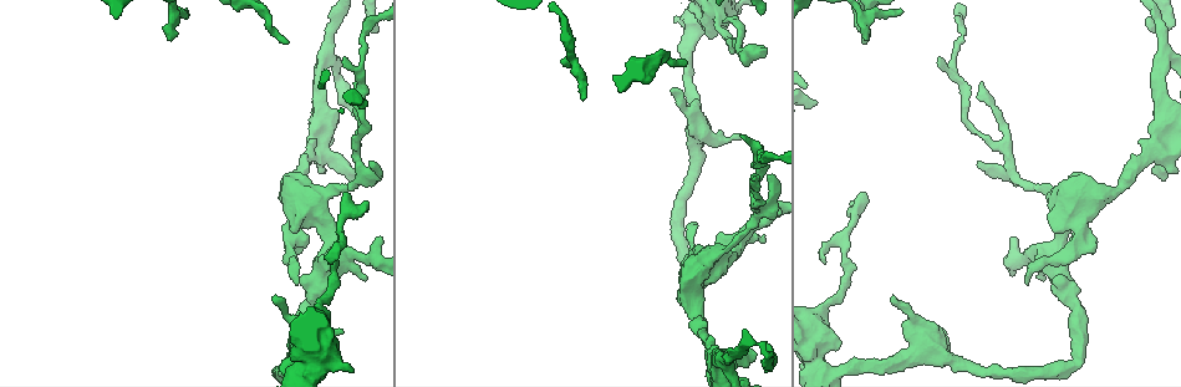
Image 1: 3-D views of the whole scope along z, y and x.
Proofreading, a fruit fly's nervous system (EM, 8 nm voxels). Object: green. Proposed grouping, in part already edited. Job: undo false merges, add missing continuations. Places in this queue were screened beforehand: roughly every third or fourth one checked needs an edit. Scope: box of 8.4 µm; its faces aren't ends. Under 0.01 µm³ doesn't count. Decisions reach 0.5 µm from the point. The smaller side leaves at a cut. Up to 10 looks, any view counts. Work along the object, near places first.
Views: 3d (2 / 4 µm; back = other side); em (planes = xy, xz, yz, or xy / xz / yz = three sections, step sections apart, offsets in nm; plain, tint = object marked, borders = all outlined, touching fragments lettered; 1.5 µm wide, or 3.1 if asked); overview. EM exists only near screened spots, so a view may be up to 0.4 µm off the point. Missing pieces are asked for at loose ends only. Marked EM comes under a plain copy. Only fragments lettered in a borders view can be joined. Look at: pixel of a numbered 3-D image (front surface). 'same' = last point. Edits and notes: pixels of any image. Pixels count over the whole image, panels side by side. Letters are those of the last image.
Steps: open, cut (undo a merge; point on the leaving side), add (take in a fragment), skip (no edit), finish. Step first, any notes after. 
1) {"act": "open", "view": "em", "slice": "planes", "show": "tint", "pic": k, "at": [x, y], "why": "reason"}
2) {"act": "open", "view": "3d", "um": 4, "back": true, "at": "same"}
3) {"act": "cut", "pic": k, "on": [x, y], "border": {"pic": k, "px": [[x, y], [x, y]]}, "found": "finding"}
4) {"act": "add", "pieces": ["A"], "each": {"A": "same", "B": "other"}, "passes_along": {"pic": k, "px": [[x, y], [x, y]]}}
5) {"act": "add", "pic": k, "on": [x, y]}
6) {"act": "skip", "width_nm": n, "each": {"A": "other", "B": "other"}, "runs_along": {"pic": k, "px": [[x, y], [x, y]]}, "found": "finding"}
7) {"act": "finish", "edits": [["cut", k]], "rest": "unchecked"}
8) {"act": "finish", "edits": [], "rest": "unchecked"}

{"act": "open", "view": "3d", "um": 4, "pic": 1, "at": [569, 65], "why": "thin end"}

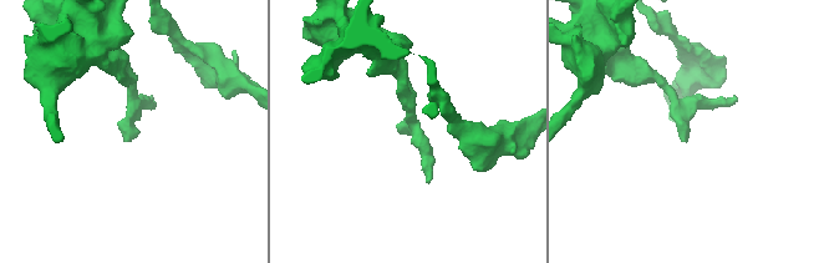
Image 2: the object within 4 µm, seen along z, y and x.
{"act": "open", "view": "em", "slice": "xy", "step": 4, "show": "borders", "pic": 2, "at": [129, 141], "why": "need the tissue"}

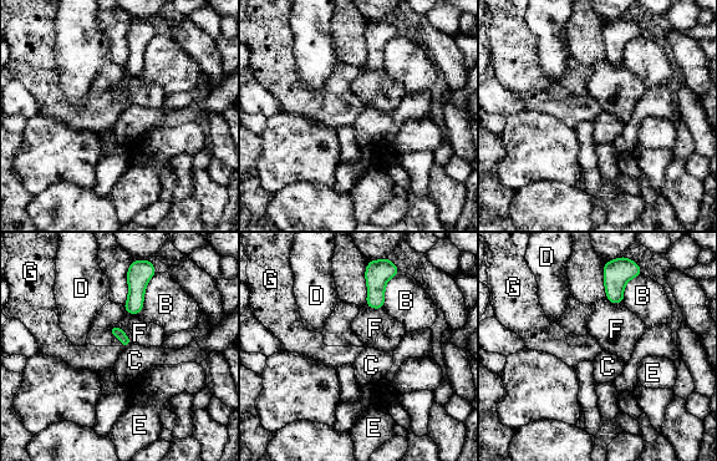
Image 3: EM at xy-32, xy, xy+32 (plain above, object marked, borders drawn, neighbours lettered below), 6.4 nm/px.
{"act": "open", "view": "em", "slice": "planes", "show": "borders", "at": "same"}

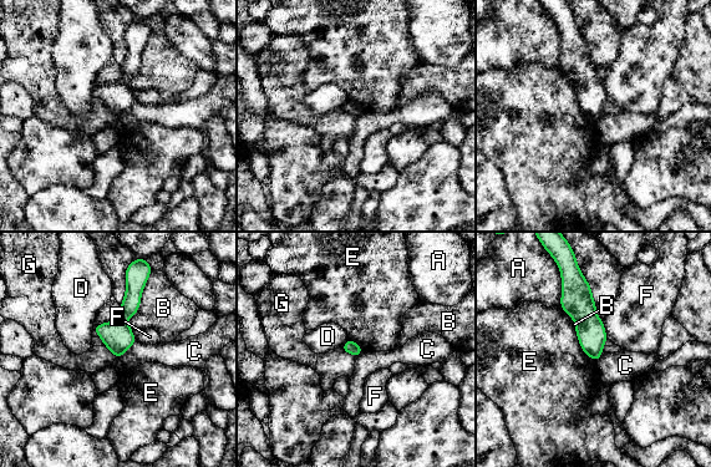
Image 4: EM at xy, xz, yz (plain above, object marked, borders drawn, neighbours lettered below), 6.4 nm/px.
{"act": "skip", "each": {"A": "other", "B": "other", "C": "other", "D": "other", "E": "other", "F": "other", "G": "other"}, "border": {"pic": 4, "px": [[574, 328], [580, 348], [595, 363]]}, "found": "no lettered fragment goes on from it"}

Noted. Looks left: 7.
{"act": "open", "view": "3d", "um": 4, "pic": 1, "at": [684, 63], "why": "free end"}

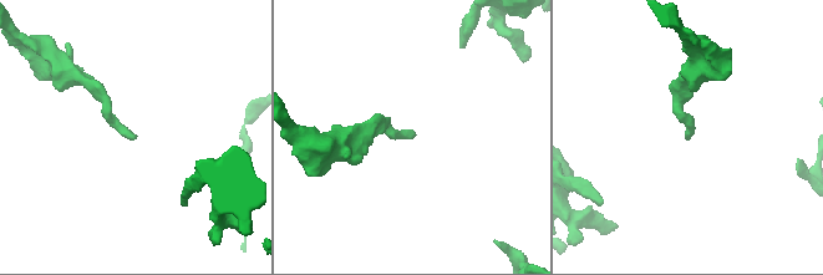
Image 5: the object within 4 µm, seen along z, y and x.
{"act": "open", "view": "em", "slice": "yz", "step": 8, "show": "borders", "pic": 5, "at": [412, 131], "why": "need the tissue"}

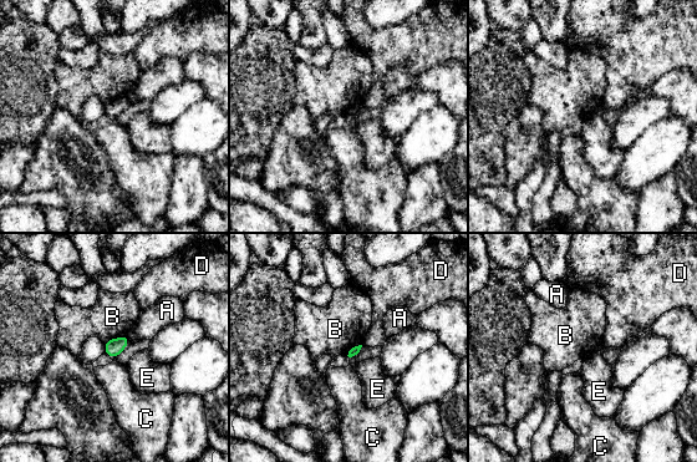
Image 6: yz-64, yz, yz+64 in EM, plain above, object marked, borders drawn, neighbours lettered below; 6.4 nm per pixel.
{"act": "open", "view": "em", "slice": "planes", "show": "borders", "at": "same"}

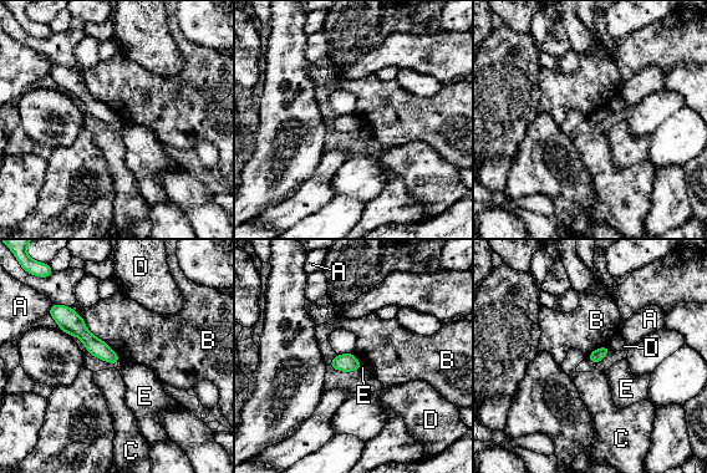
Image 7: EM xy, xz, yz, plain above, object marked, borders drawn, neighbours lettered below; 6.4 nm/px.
{"act": "skip", "each": {"A": "other", "B": "other", "C": "other", "D": "other", "E": "other"}, "runs_along": {"pic": 7, "px": [[57, 311], [95, 346], [116, 360]]}, "found": "none of them fits"}

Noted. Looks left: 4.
{"act": "open", "view": "3d", "um": 4, "pic": 1, "at": [363, 96], "why": "touches itself"}

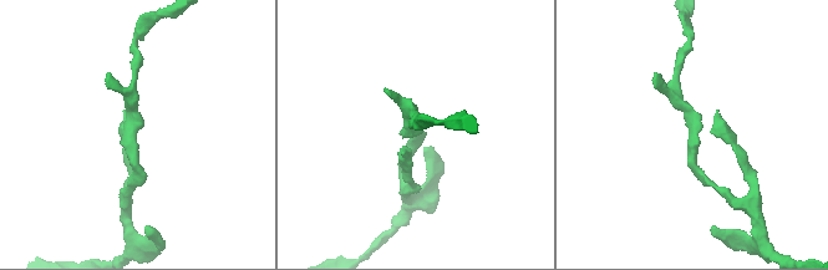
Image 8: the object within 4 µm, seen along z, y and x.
{"act": "open", "view": "em", "slice": "planes", "show": "tint", "pic": 8, "at": [129, 130]}

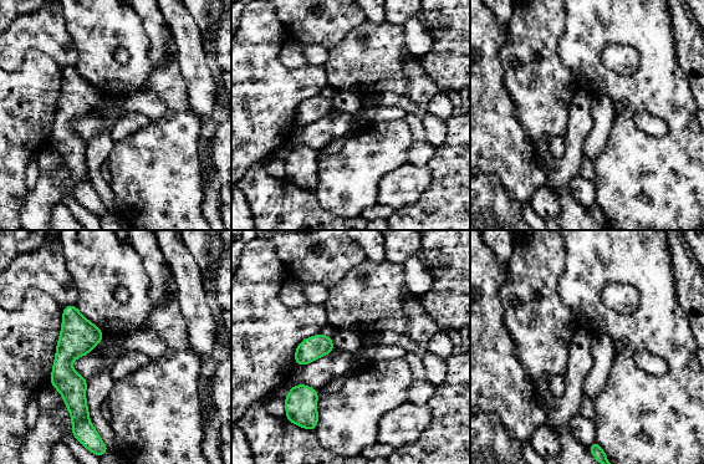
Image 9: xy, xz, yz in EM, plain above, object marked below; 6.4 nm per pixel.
{"act": "open", "view": "em", "slice": "planes", "show": "borders", "at": "same", "why": "see the neighbours"}

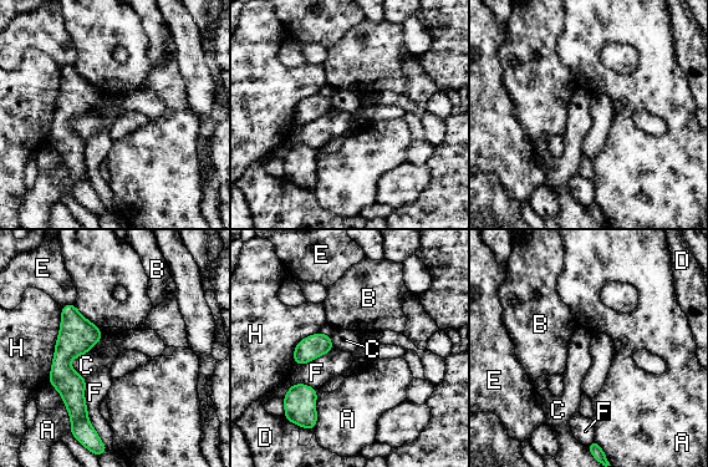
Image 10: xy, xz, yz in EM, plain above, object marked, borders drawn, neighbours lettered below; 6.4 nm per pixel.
{"act": "skip", "each": {"A": "other", "B": "other", "C": "other", "D": "other", "E": "other", "F": "other", "H": "other"}, "found": "all the same neuron"}

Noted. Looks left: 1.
{"act": "finish", "edits": [], "rest": "unchecked"}

